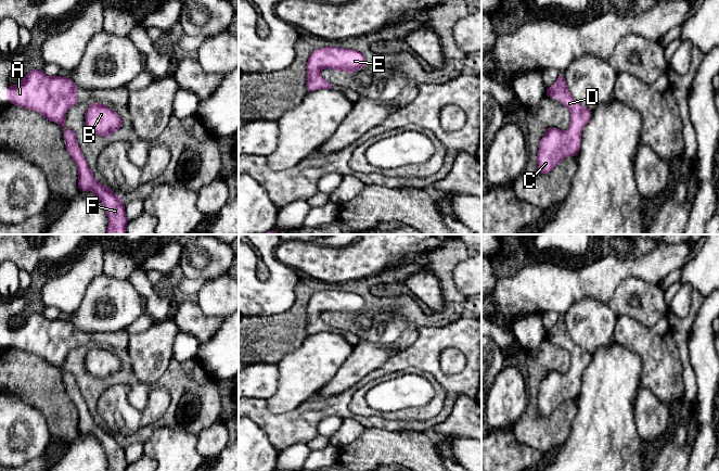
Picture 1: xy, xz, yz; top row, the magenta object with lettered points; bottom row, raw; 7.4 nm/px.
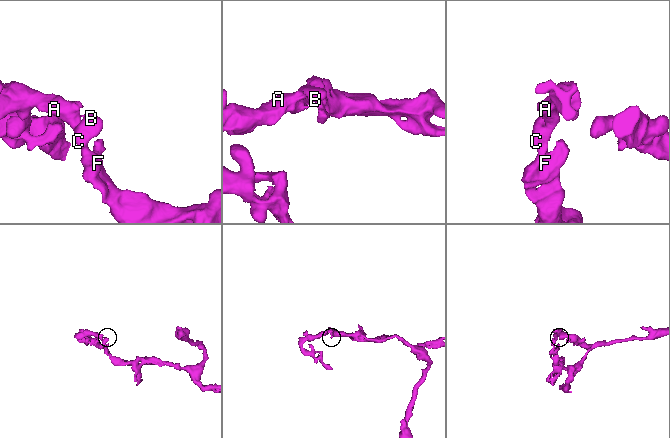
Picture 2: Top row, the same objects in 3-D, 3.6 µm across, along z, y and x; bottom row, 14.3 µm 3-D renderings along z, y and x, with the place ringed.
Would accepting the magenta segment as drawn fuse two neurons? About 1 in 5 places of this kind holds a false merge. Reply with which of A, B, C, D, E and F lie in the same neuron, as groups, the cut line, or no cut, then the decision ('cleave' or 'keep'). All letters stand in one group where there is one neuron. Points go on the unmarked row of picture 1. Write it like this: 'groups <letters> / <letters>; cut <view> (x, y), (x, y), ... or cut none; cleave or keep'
groups A B C D E F; cut none; keep

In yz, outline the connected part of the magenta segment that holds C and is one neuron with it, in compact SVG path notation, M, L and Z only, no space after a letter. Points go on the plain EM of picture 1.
M564 319L547 332L547 339L555 341L570 356L570 367L566 373L549 371L542 380L537 397L538 415L549 417L565 400L579 395L582 373L589 366L591 354L577 345L567 332Z

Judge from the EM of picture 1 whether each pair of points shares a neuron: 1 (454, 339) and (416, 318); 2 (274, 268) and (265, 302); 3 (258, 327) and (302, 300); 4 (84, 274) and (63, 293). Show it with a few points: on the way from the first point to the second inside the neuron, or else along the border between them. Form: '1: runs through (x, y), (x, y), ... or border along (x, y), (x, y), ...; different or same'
1: border along (458, 320), (439, 327), (421, 327), (413, 343); different
2: runs through (274, 277), (273, 293); same
3: runs through (270, 327), (280, 327), (295, 312); same
4: runs through (78, 279), (68, 289); same

